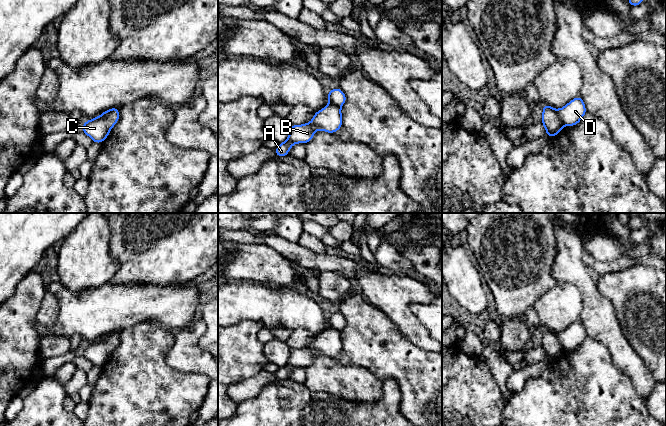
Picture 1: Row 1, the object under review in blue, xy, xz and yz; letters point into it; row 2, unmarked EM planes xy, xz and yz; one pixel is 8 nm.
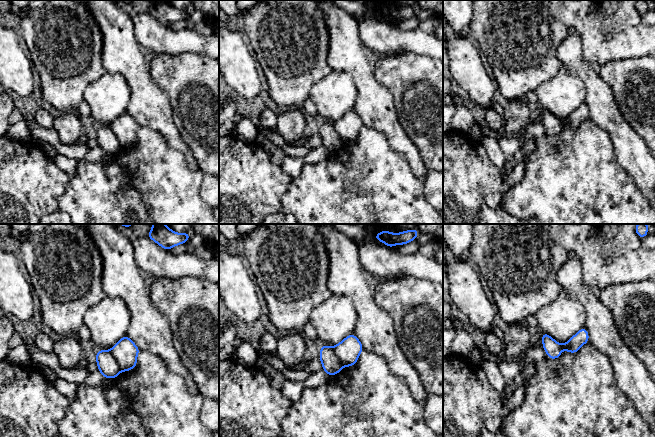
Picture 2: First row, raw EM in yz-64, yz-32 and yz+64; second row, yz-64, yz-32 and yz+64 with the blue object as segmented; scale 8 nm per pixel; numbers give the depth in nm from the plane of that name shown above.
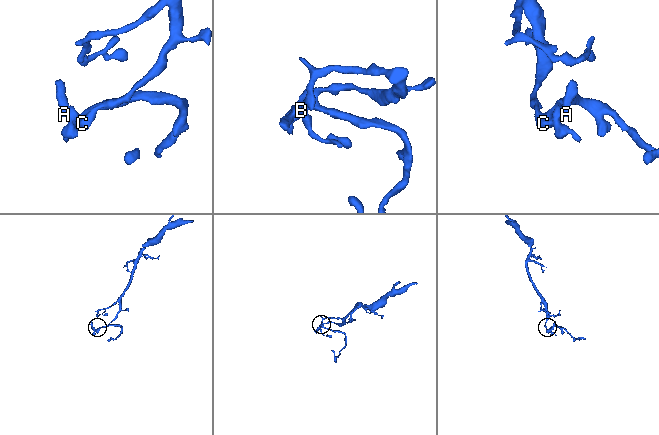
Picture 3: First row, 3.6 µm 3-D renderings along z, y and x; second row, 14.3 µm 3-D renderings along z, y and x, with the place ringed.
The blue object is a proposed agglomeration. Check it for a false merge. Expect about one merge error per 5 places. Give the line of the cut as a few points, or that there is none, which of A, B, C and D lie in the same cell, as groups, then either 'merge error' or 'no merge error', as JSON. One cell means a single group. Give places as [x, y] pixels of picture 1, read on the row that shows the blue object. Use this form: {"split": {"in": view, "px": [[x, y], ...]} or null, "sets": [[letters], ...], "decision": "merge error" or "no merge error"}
{"split": {"in": "yz", "px": [[556, 110], [563, 125]]}, "sets": [["A", "B", "D"], ["C"]], "decision": "merge error"}

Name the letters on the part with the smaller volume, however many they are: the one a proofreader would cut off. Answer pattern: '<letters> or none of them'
A, B, D

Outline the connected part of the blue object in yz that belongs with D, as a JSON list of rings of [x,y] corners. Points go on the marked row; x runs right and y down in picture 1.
[[[580,96],[572,99],[557,111],[563,126],[577,125],[587,112],[584,101]]]

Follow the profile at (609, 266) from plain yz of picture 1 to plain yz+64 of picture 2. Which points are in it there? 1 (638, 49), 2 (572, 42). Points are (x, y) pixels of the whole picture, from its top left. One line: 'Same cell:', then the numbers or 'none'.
Same cell: 1

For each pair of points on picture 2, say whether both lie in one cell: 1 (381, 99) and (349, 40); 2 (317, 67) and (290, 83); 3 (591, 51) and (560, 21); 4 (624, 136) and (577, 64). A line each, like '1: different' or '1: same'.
1: same
2: same
3: same
4: same

